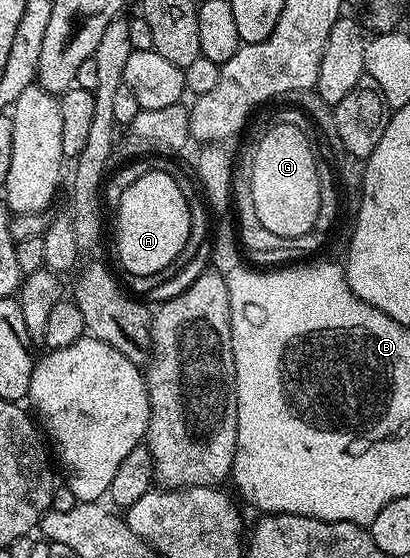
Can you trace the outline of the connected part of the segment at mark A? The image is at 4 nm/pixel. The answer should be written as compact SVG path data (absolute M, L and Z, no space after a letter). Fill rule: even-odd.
M148 170L123 192L117 215L117 258L129 274L139 280L156 276L172 266L183 252L191 232L191 212L179 184L165 171Z

